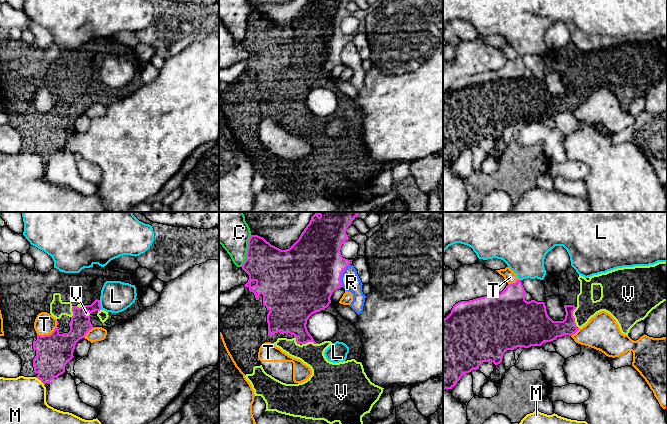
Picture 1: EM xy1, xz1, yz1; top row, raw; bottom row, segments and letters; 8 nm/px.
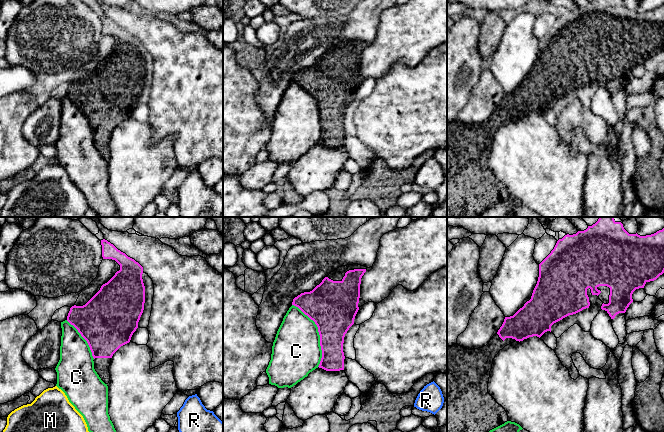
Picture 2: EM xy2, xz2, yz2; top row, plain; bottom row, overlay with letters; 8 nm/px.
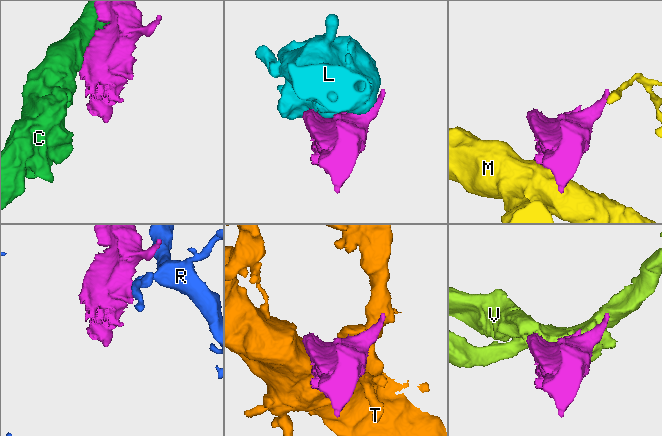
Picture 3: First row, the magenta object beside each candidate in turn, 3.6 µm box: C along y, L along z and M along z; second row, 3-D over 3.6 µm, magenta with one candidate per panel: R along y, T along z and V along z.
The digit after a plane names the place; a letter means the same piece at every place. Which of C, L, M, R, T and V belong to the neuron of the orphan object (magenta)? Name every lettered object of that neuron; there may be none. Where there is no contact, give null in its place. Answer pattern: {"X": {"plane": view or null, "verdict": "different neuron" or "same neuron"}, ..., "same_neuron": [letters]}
{"C": {"plane": "xz2", "verdict": "different neuron"}, "L": {"plane": "xy1", "verdict": "different neuron"}, "M": {"plane": "xy1", "verdict": "different neuron"}, "R": {"plane": "xz1", "verdict": "different neuron"}, "T": {"plane": "xy1", "verdict": "different neuron"}, "V": {"plane": "yz1", "verdict": "different neuron"}, "same_neuron": []}

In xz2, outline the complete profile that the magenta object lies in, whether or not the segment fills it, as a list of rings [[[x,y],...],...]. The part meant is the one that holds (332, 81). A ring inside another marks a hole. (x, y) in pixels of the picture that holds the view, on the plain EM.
[[[358,40],[341,42],[325,53],[312,67],[301,69],[293,75],[292,81],[298,83],[318,103],[322,126],[319,144],[326,147],[344,146],[344,113],[354,100],[359,86],[361,54],[366,46],[367,43]]]

